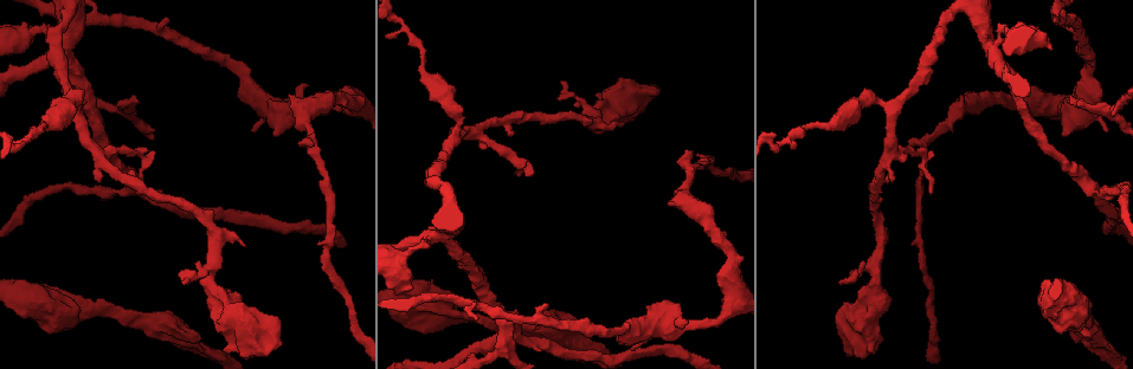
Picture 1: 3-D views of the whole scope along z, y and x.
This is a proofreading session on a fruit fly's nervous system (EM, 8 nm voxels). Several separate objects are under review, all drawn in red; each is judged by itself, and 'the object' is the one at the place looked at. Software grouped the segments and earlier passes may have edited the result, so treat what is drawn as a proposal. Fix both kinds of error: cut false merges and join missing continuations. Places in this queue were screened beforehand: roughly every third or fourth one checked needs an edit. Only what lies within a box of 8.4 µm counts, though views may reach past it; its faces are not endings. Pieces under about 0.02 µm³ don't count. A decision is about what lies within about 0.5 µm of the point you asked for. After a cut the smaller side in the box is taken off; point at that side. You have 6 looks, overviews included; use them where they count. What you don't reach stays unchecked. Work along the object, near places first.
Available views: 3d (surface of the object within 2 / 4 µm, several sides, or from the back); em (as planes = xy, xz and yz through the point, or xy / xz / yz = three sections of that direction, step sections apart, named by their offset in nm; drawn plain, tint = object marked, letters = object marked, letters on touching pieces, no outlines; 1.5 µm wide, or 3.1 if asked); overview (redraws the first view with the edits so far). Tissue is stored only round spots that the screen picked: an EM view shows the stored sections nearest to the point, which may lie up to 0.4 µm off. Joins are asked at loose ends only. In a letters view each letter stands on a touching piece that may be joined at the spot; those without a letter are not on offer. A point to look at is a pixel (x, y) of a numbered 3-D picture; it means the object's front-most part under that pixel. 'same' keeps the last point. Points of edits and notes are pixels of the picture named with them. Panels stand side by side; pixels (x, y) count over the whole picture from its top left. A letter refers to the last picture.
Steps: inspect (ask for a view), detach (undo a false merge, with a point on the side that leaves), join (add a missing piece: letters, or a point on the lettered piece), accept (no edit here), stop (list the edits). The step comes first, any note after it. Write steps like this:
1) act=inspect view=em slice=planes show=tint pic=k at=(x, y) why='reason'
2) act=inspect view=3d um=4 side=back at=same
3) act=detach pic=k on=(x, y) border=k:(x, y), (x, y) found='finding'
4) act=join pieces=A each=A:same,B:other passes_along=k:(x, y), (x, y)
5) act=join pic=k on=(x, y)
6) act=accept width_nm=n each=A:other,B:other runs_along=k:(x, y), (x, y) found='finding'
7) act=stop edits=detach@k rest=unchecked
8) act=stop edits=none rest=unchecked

act=inspect view=em slice=planes show=letters pic=1 at=(354, 103) why='sudden change in width'

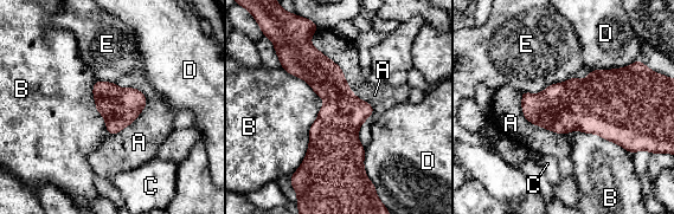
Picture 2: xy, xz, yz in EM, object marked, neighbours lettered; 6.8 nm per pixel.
act=accept each=A:other,B:other,C:other,D:other,E:other border=2:(321, 106), (306, 156), (290, 176) found='all the same neuron'

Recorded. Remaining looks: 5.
act=inspect view=em slice=xy step=8 show=letters pic=1 at=(136, 98) why='branch stops here'

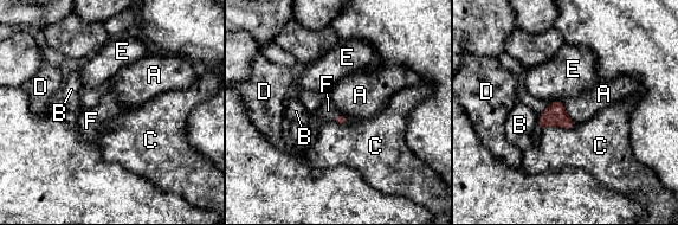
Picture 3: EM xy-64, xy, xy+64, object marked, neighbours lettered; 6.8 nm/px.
act=inspect view=em slice=planes show=letters at=same

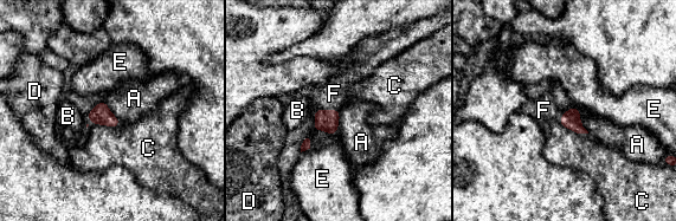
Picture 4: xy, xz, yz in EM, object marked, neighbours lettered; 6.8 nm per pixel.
act=join pieces=F width_nm=120 each=A:other,B:other,C:other,D:other,E:other,F:same passes_along=4:(324, 119), (326, 110), (334, 93) found='the neuron continues'

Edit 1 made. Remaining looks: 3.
act=inspect view=em slice=planes show=tint pic=1 at=(68, 311)

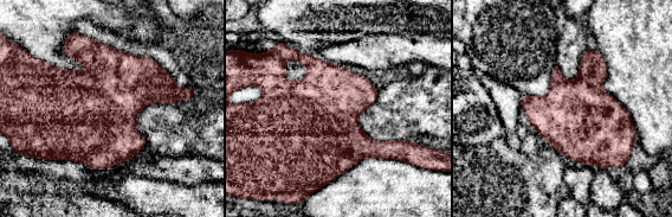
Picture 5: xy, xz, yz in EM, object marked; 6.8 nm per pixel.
act=inspect view=em slice=planes show=letters at=same why='see the neighbours'

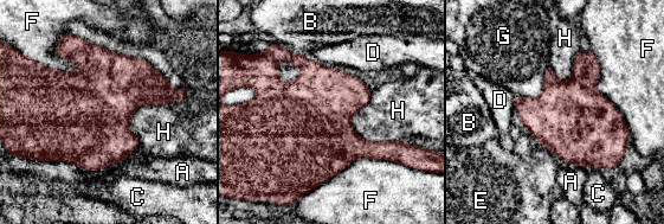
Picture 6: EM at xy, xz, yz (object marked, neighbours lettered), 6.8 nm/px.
act=accept each=A:other,B:other,C:other,D:other,E:other,F:other,G:other,H:other found='continuous, no second neuron'

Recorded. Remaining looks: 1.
act=stop edits=join@4 rest=unchecked

